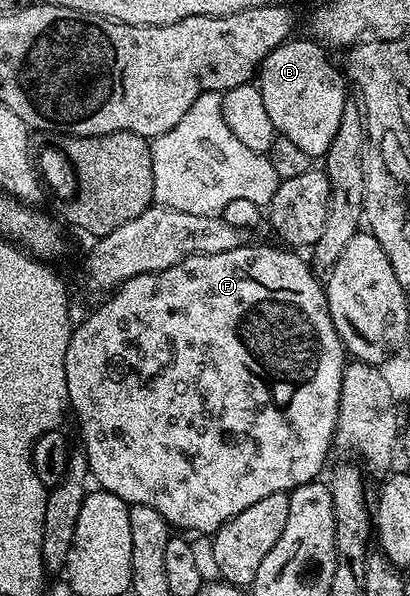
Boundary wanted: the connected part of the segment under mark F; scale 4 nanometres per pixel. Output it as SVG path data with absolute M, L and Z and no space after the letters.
M250 243L237 247L235 250L221 251L220 254L193 254L192 257L180 261L175 266L169 267L167 270L157 271L156 273L139 274L136 277L129 278L128 281L119 285L106 298L108 300L100 307L96 313L91 313L83 322L76 324L71 331L69 339L69 347L65 351L65 383L67 384L67 400L69 402L70 412L75 412L75 417L79 420L79 433L83 436L82 448L87 455L87 467L93 481L96 481L98 488L105 493L117 495L121 500L126 501L128 506L144 505L145 507L153 507L153 511L157 511L162 515L168 523L168 526L174 527L179 531L187 531L183 529L192 529L195 535L211 535L216 529L220 529L229 519L233 519L233 515L241 515L241 511L245 511L245 507L253 507L253 503L257 503L260 499L265 499L265 495L273 495L274 493L287 493L295 489L298 485L304 485L310 481L316 480L320 476L319 472L323 469L323 464L327 461L327 452L332 452L333 442L335 440L335 424L337 423L337 415L339 414L339 400L341 399L341 383L343 382L343 370L345 368L345 350L342 339L337 335L337 331L333 327L333 319L329 315L329 307L327 306L327 295L324 286L315 276L316 270L312 268L306 260L303 261L298 257L298 252L292 251L287 247L275 245L257 245Z

